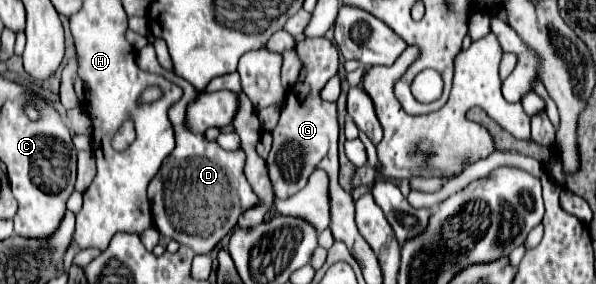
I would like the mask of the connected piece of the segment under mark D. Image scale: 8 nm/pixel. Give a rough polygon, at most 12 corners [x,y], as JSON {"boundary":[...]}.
{"boundary":[[162,68],[184,90],[168,111],[172,176],[148,188],[154,226],[208,254],[258,204],[242,150],[186,130],[196,90]]}

